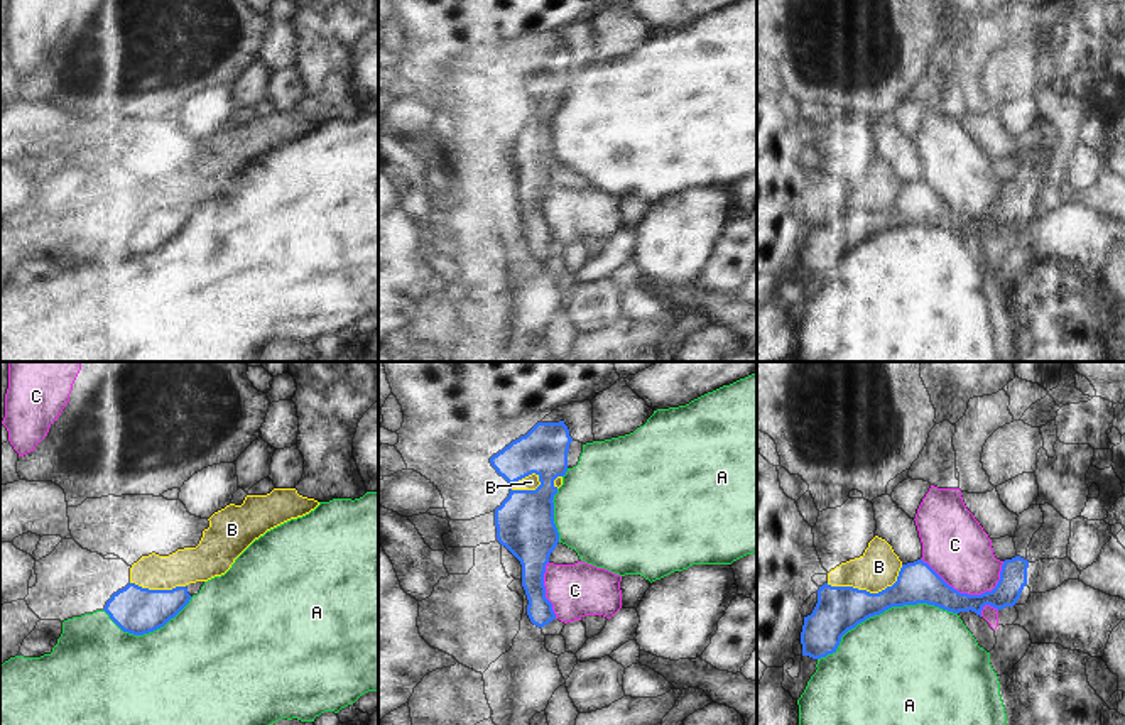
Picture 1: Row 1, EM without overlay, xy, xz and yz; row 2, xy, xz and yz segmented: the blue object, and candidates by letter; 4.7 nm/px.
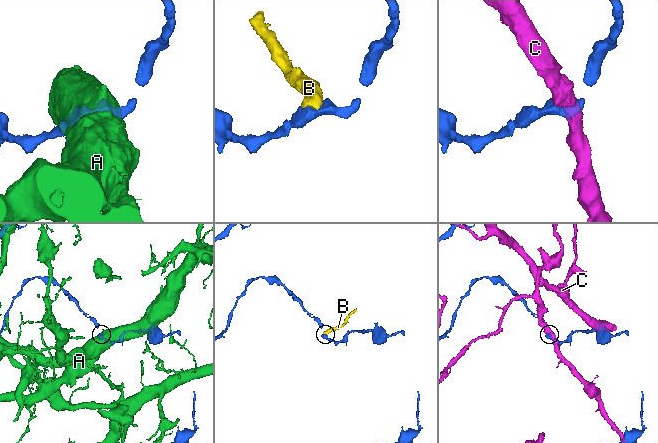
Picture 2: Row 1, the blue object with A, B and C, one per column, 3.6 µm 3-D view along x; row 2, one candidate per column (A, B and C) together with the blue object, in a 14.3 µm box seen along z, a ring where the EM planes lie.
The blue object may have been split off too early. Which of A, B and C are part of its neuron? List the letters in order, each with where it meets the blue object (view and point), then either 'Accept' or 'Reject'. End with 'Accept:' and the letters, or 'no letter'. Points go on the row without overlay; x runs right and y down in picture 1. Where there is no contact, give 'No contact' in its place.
A: Touches blue at yz (884, 232). Reject
B: Touches blue at yz (869, 213). Reject
C: Touches blue at yz (970, 217). Reject
Accept: no letter

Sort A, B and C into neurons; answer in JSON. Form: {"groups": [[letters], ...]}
{"groups": [["A"], ["B"], ["C"]]}

